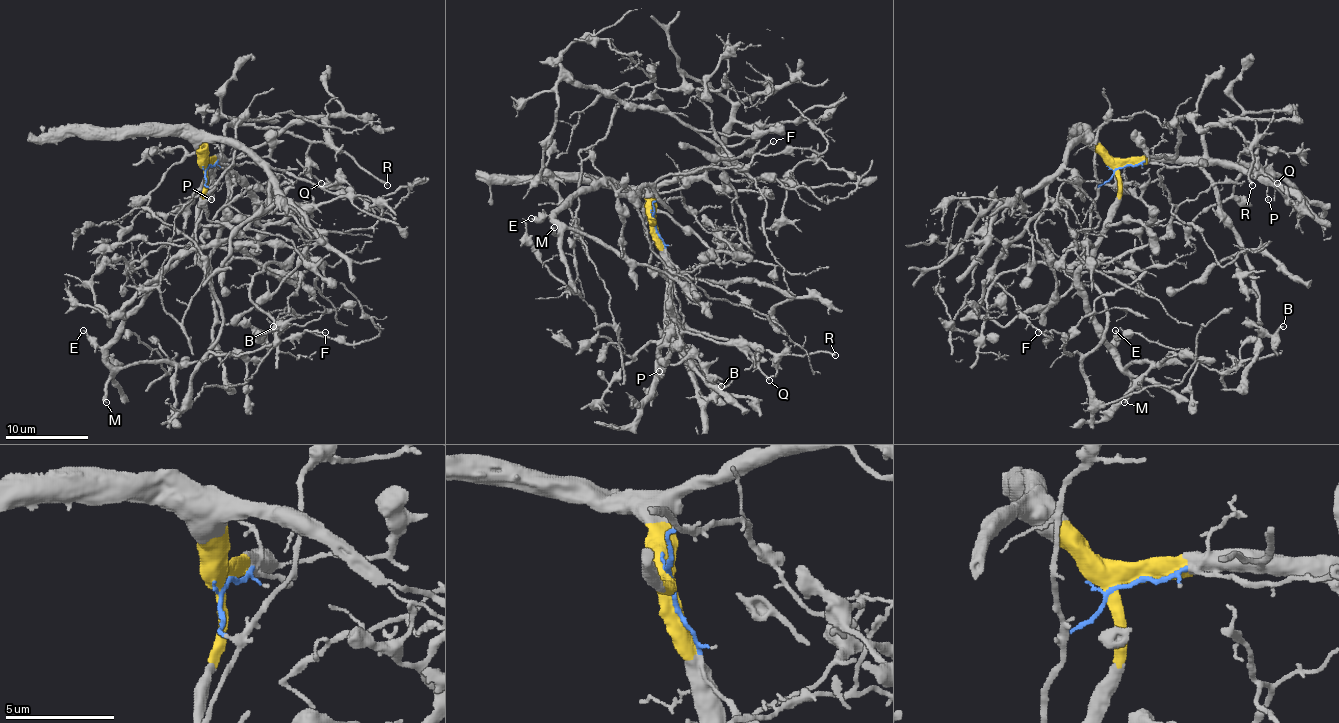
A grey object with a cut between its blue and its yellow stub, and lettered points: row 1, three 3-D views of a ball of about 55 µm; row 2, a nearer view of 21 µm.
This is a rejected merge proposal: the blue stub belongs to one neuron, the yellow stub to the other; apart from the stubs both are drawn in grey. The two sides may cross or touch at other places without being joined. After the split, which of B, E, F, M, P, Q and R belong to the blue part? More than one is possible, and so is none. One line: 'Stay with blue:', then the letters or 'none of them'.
Stay with blue: F

